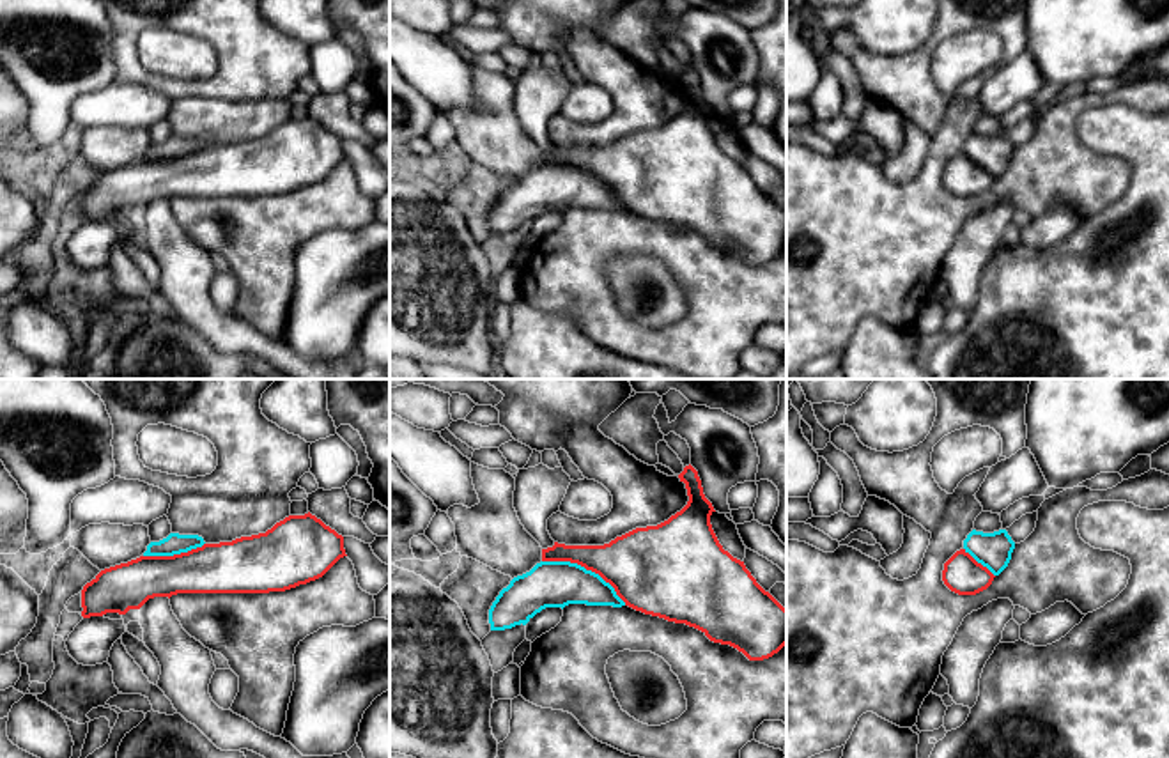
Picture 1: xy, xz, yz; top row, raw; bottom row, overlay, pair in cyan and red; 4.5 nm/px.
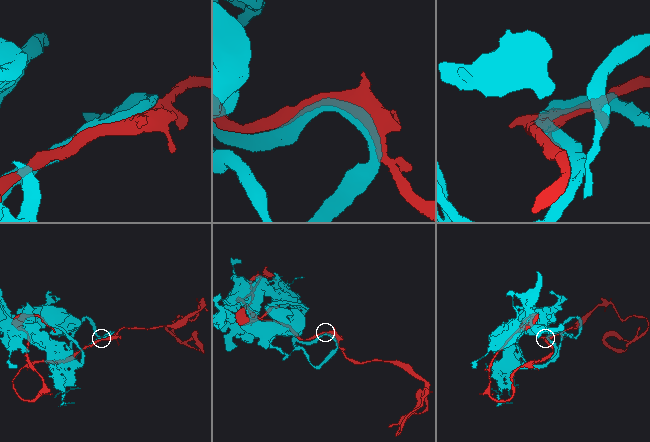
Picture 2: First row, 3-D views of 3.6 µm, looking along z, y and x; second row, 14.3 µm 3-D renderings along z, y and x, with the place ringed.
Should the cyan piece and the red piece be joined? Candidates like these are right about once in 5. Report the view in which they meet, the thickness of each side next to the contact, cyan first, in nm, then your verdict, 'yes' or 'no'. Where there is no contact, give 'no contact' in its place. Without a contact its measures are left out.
xz | 200/320 nm | yes

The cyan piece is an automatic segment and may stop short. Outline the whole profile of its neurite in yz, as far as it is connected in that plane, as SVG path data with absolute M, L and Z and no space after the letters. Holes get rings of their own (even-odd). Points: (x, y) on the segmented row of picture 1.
M972 530L942 570L944 584L958 595L987 590L1010 563L1015 542L1006 530L983 533Z

